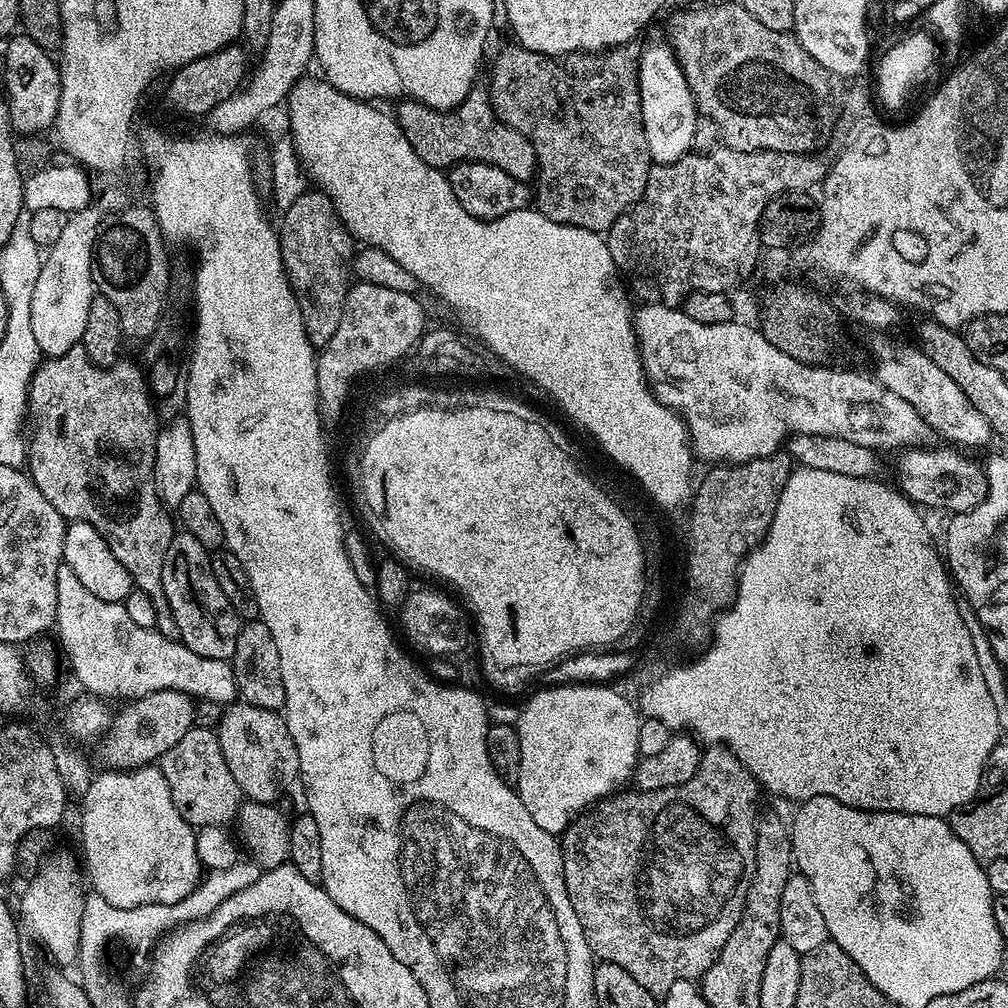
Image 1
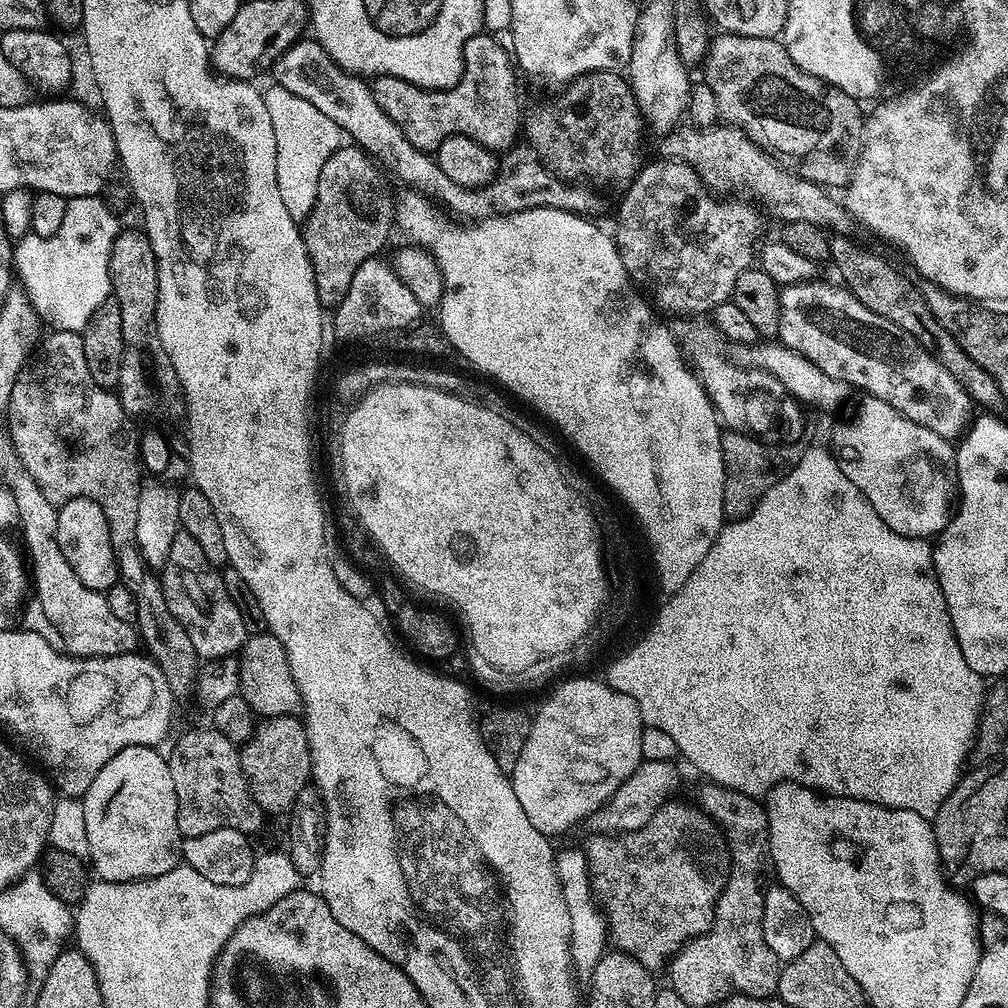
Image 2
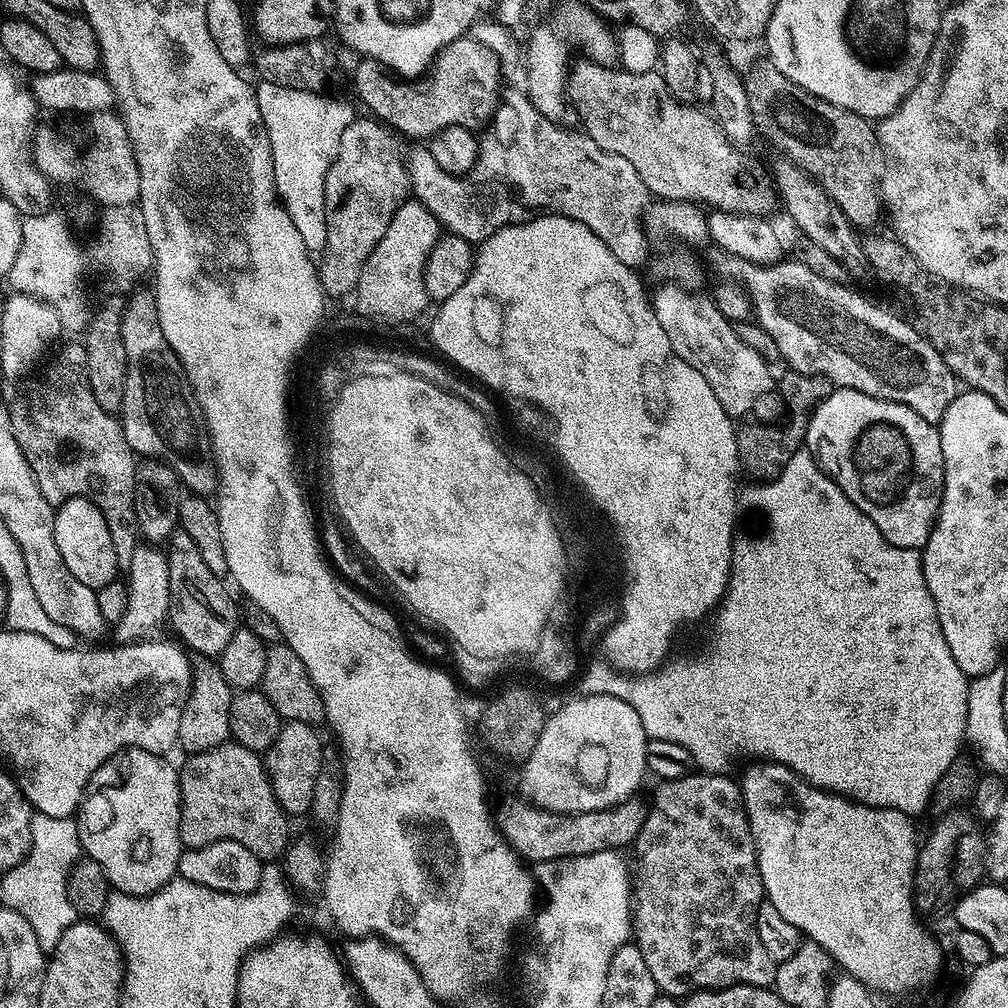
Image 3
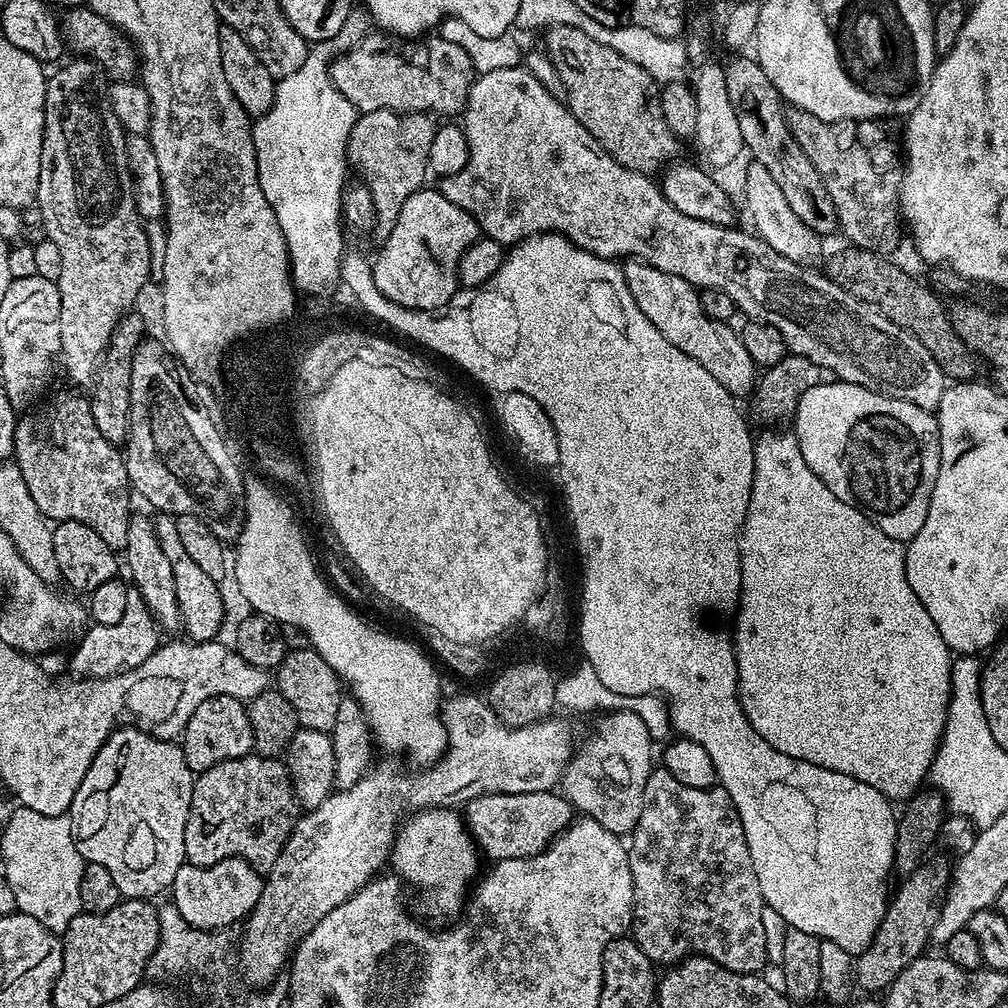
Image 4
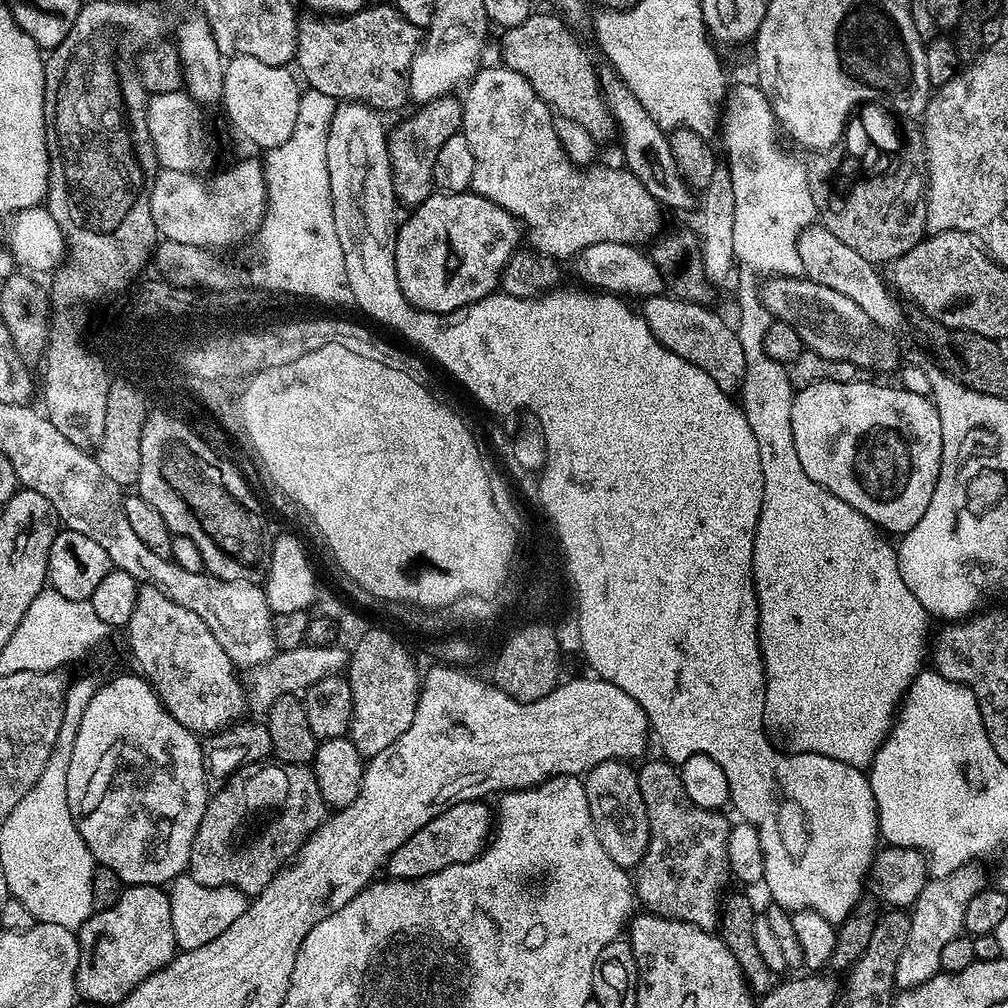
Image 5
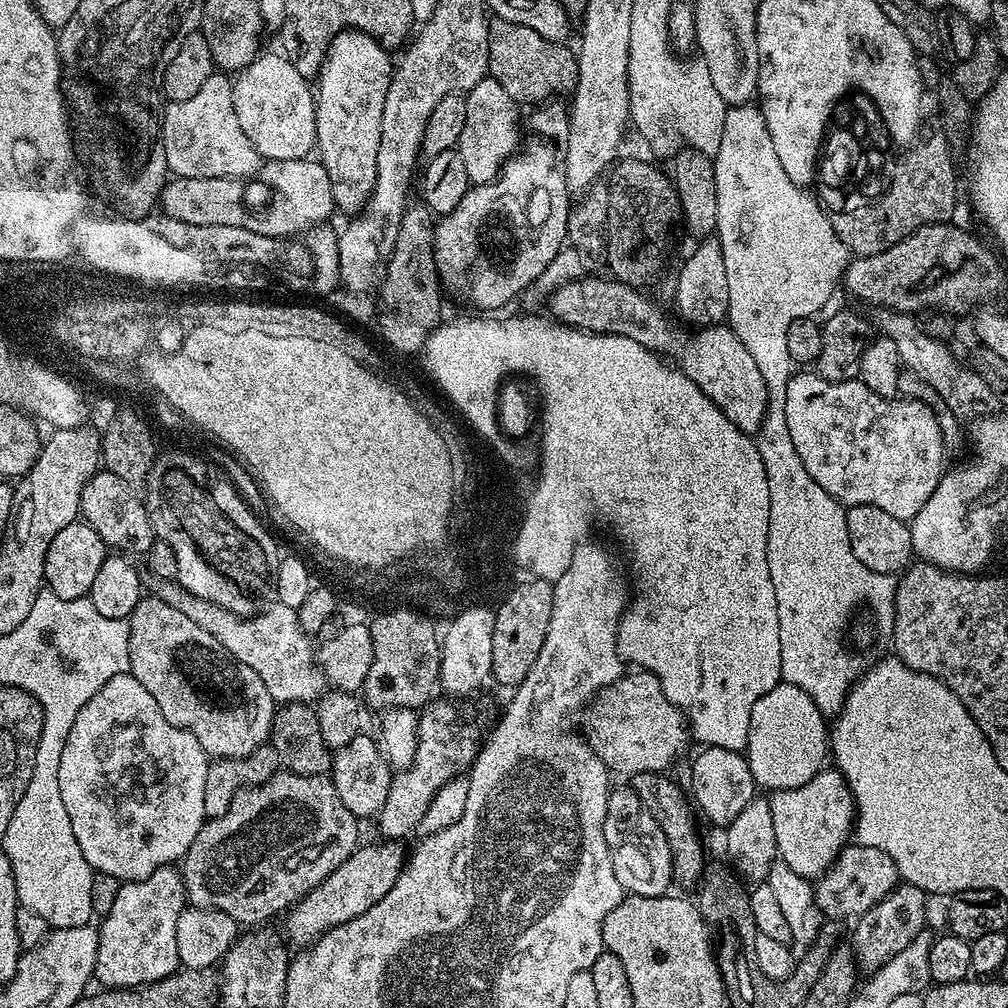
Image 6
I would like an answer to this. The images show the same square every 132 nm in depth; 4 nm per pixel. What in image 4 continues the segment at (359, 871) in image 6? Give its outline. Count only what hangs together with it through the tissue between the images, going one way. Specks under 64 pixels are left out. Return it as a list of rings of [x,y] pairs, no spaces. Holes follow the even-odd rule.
[[[559,791],[502,794],[491,792],[463,805],[462,815],[476,847],[489,861],[526,858],[544,852],[574,819],[574,809]]]

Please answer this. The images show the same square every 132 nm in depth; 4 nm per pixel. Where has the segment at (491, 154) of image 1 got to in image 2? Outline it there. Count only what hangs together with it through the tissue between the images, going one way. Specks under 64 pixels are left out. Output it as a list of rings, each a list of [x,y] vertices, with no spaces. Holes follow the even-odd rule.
[[[477,34],[465,42],[464,73],[453,88],[419,88],[393,76],[377,76],[371,81],[374,102],[418,151],[432,154],[446,138],[465,136],[491,152],[504,154],[515,145],[516,135],[521,135],[522,108],[520,112],[513,57],[505,45],[503,48],[494,37],[484,35]]]

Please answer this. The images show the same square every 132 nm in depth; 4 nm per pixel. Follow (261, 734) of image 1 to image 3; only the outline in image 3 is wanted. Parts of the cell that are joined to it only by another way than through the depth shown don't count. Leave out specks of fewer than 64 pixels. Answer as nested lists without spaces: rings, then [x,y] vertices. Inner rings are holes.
[[[289,720],[281,727],[276,740],[263,757],[268,780],[274,790],[274,798],[278,798],[282,810],[292,818],[302,815],[303,812],[305,815],[311,809],[314,778],[318,778],[320,769],[325,763],[324,748],[320,745],[320,736],[316,732],[319,731],[313,725]]]

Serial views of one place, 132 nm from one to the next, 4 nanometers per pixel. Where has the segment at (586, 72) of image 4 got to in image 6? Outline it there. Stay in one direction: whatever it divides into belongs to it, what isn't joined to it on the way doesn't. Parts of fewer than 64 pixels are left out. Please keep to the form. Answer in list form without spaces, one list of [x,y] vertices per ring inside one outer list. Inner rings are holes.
[[[499,18],[493,19],[488,25],[488,41],[490,42],[490,54],[488,55],[488,76],[510,94],[517,105],[539,106],[553,98],[564,98],[576,91],[576,79],[578,78],[578,66],[576,65],[577,53],[567,47],[567,43],[550,38],[542,38],[538,30],[530,26],[518,26],[518,22],[506,22]]]

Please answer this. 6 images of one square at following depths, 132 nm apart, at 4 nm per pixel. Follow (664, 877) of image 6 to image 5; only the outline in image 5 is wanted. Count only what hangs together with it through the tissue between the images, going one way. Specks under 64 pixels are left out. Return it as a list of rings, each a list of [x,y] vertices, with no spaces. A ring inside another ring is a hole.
[[[607,760],[594,766],[583,777],[586,802],[590,806],[590,818],[602,842],[602,850],[625,870],[635,869],[646,854],[650,842],[650,822],[646,814],[646,802],[642,802],[642,790],[638,786],[637,769],[622,760]]]

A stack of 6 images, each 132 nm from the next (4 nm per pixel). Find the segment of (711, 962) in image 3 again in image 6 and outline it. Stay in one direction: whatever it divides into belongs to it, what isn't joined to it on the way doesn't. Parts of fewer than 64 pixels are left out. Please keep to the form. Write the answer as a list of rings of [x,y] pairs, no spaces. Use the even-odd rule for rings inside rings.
[[[662,772],[634,774],[630,777],[630,786],[634,794],[638,794],[638,798],[641,799],[641,805],[650,810],[650,814],[662,828],[662,833],[666,834],[672,851],[672,875],[675,883],[695,885],[704,872],[706,857],[704,857],[704,848],[700,845],[700,836],[696,833],[696,824],[692,821],[693,809],[690,807],[689,797],[671,775]]]

